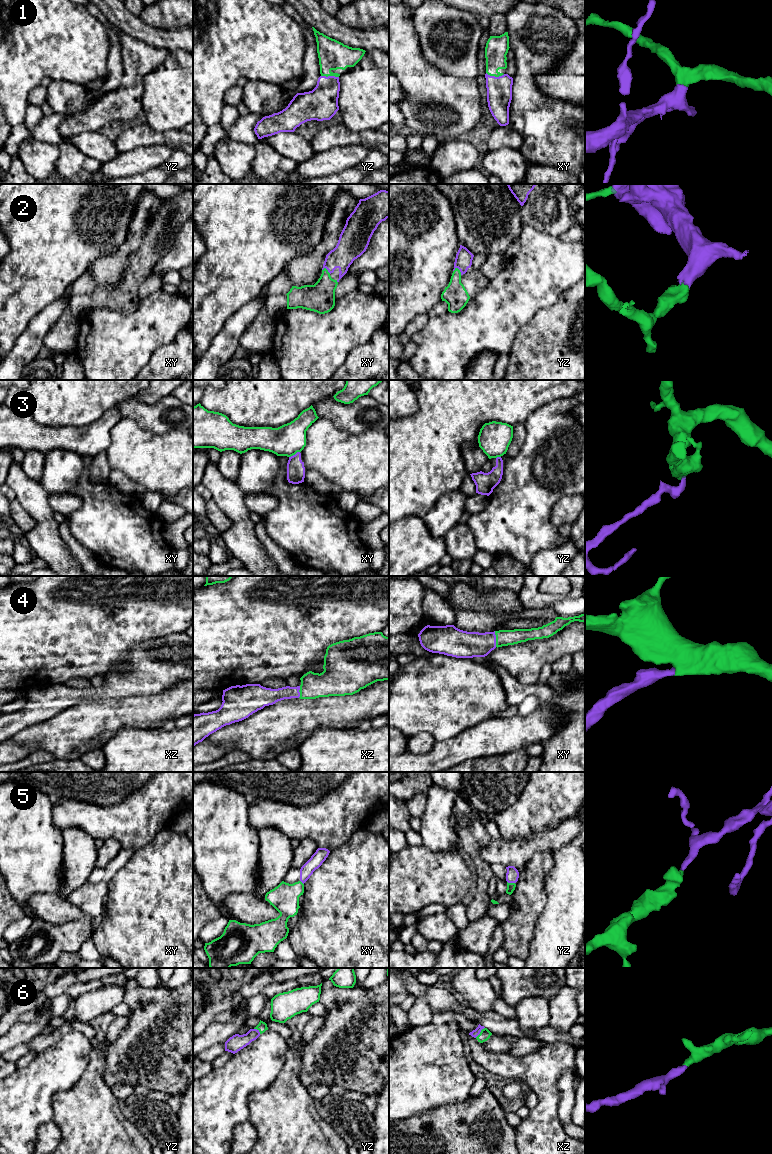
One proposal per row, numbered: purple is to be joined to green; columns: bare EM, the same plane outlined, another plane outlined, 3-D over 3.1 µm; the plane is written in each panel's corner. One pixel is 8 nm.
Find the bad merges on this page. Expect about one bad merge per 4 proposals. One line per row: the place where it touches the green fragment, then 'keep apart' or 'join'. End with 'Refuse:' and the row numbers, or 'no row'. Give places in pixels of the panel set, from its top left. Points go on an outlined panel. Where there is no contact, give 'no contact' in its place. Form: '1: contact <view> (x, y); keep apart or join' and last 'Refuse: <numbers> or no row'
1: contact xy (495, 76); join
2: contact yz (459, 270); join
3: contact xy (294, 454); keep apart
4: contact xy (496, 639); join
5: contact yz (511, 883); join
6: contact xz (480, 1032); join
Refuse: 3

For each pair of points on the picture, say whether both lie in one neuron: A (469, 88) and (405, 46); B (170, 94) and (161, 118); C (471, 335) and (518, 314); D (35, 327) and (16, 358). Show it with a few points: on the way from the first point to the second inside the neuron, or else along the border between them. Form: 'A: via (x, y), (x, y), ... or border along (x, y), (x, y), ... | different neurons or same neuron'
A: via (452, 88), (442, 88), (417, 63) | same neuron
B: via (170, 100), (164, 112) | same neuron
C: via (483, 325), (496, 314), (506, 314) | same neuron
D: via (34, 335), (24, 350) | same neuron

